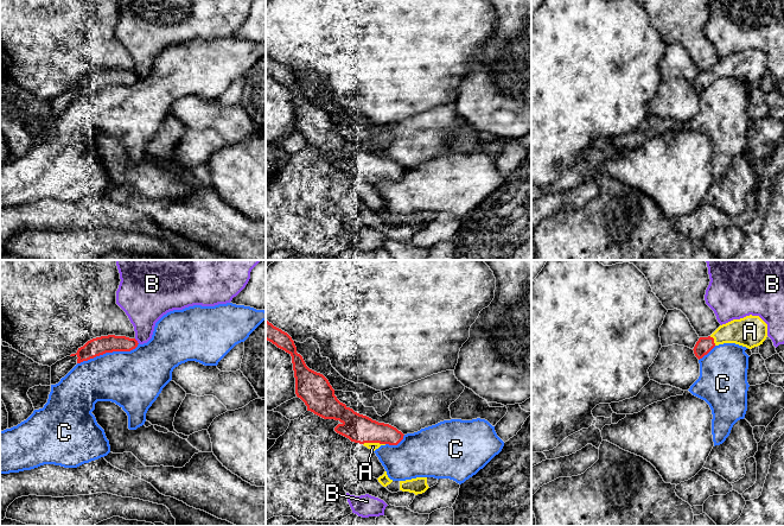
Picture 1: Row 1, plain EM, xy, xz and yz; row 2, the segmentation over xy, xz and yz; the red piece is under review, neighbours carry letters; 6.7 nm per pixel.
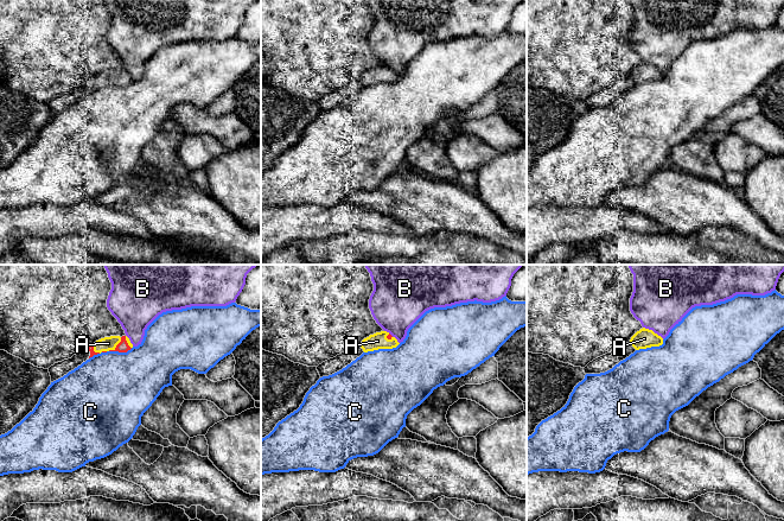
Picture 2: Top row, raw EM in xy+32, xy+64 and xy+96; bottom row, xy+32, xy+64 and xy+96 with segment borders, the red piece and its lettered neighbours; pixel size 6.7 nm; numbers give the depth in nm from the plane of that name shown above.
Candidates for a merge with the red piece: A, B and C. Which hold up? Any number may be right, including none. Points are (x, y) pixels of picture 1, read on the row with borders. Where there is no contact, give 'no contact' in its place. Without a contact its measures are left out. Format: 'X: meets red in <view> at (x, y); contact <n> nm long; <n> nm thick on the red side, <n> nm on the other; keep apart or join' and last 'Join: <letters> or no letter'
A: meets red in xz at (374, 442); contact 150 nm long; 190 nm thick on the red side, 60 nm on the other; join
B: meets red in xy at (136, 341); contact 50 nm long; 120 nm thick on the red side, 280 nm on the other; keep apart
C: meets red in xy at (108, 352); contact 440 nm long; 120 nm thick on the red side, 380 nm on the other; keep apart
Join: A

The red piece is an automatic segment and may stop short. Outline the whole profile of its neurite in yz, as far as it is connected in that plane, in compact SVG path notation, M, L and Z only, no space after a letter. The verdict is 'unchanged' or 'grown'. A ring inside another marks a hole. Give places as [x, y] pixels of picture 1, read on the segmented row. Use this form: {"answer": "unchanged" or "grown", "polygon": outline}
{"answer": "grown", "polygon": "M746 316L720 325L710 336L700 337L694 354L700 360L715 346L735 343L748 349L763 344L767 337L767 324L759 316Z"}

